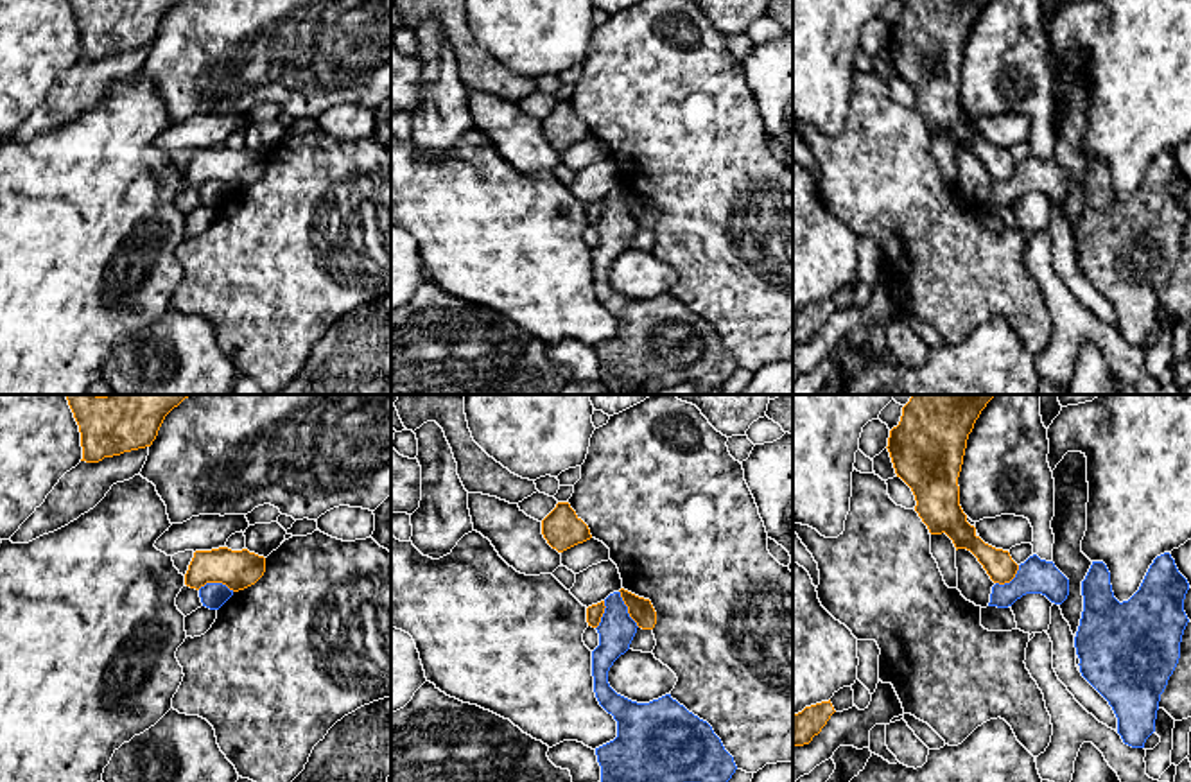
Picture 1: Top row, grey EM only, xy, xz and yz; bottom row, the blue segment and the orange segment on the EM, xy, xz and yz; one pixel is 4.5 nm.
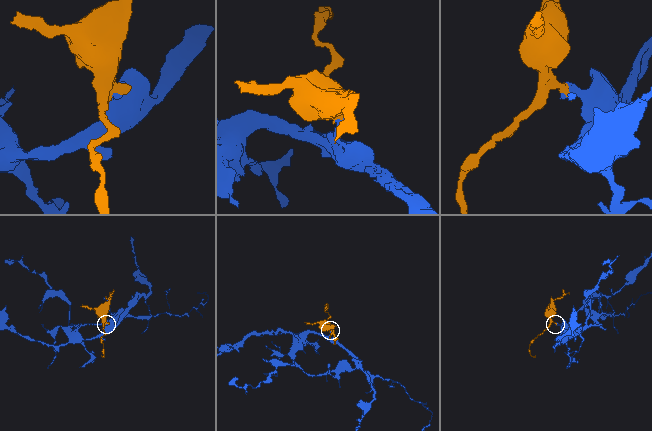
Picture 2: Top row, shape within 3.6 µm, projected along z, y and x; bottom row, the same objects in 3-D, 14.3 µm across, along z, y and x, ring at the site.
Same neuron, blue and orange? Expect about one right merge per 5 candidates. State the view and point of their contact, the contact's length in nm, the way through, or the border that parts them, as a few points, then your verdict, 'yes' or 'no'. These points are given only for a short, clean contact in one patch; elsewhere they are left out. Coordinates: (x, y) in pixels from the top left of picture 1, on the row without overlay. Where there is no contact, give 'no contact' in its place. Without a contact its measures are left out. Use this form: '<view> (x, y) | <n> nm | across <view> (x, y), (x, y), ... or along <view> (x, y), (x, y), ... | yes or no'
xz (626, 207) | 190 nm | along xz (619, 189), (628, 214), (639, 225) | no

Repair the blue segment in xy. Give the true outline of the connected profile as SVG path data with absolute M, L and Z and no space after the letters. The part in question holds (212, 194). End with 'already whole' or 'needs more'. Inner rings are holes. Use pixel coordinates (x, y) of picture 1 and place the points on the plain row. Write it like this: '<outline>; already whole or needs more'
M206 181L199 187L201 201L210 208L219 208L231 194L233 188L222 181Z; already whole

